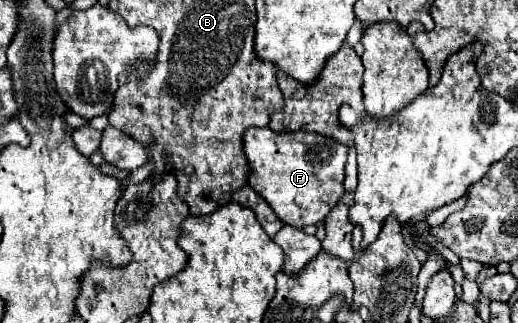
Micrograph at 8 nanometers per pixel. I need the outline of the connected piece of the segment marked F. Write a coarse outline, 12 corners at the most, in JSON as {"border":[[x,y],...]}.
{"border":[[248,128],[248,184],[294,228],[344,194],[346,146]]}

